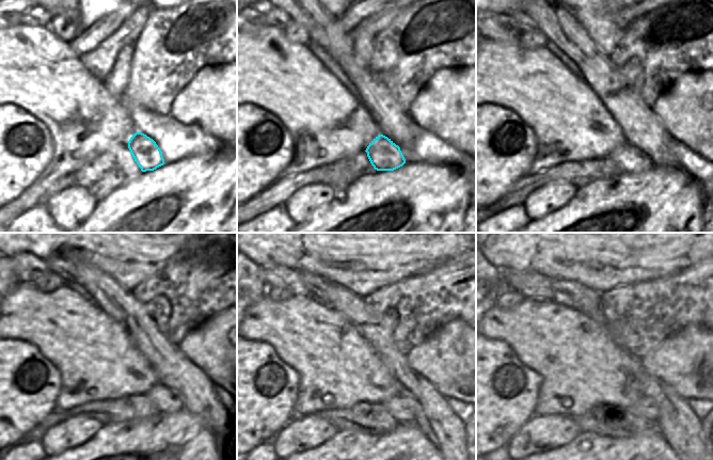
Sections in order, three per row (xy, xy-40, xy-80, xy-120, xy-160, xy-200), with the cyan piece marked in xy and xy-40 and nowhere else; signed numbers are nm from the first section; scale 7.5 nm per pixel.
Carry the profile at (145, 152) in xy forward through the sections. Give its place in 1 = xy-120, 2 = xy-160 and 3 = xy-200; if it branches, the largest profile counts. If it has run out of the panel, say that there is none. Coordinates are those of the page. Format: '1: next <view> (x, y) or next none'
1: next xy-120 (165, 401)
2: next xy-160 (402, 408)
3: next xy-200 (647, 408)

